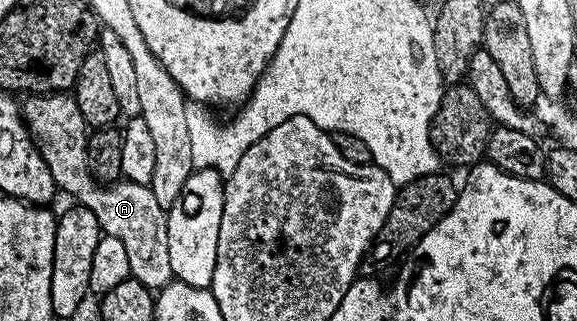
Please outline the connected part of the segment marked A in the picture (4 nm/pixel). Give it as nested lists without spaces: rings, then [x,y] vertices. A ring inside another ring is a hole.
[[[34,93],[22,100],[21,110],[31,140],[41,153],[56,188],[60,192],[68,191],[76,204],[87,207],[99,222],[99,230],[109,237],[117,237],[125,245],[129,257],[131,278],[141,281],[148,289],[157,293],[166,283],[172,282],[173,265],[169,265],[169,225],[167,213],[145,184],[128,181],[116,181],[109,184],[98,182],[91,174],[87,156],[87,136],[89,128],[83,120],[77,101],[67,93]]]

